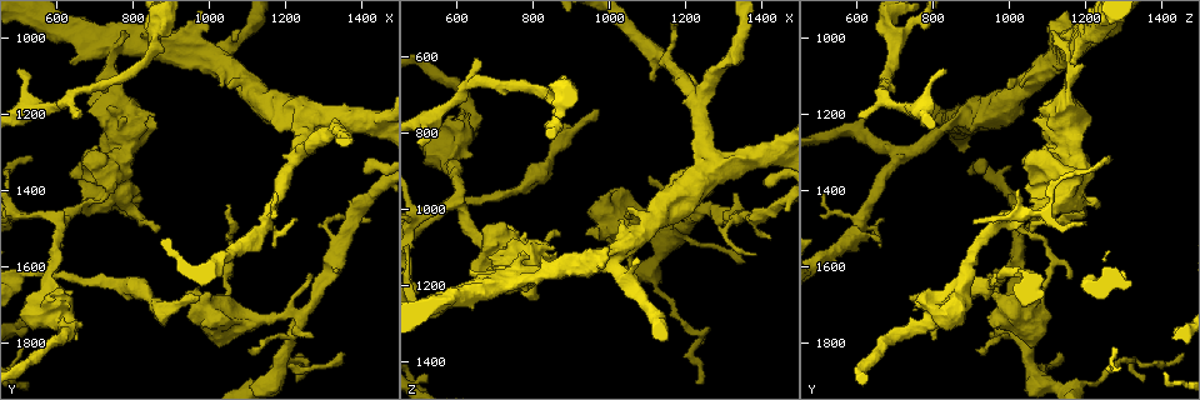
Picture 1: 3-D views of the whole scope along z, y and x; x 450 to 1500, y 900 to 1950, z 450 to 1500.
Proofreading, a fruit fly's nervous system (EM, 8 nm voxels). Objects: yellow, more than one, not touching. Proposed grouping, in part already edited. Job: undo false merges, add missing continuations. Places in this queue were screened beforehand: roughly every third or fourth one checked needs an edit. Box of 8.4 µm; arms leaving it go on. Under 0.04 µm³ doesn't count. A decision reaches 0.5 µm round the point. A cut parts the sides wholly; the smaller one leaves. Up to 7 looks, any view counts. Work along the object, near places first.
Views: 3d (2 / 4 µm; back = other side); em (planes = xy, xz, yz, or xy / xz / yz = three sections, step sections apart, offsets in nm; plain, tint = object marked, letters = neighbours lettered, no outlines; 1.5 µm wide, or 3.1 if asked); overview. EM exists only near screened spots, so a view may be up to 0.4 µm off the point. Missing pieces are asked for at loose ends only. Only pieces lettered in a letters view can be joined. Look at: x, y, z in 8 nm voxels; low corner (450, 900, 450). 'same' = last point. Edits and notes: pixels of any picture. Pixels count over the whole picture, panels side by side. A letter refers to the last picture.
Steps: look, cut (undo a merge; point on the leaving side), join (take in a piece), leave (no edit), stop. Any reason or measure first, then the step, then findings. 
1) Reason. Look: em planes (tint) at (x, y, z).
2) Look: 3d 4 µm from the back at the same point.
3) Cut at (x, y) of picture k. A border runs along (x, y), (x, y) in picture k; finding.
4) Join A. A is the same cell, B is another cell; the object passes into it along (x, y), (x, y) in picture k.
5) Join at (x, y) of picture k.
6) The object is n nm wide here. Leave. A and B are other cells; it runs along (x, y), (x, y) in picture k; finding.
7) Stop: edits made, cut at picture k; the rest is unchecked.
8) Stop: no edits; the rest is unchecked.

Sudden change in width. Look: 3d 2 µm at (755, 1030, 1155).

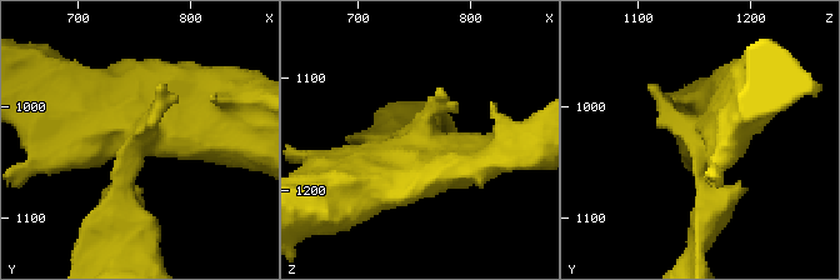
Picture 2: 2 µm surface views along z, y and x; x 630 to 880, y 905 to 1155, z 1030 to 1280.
Look: em xz step 8 (tint) at (754, 1030, 1162).

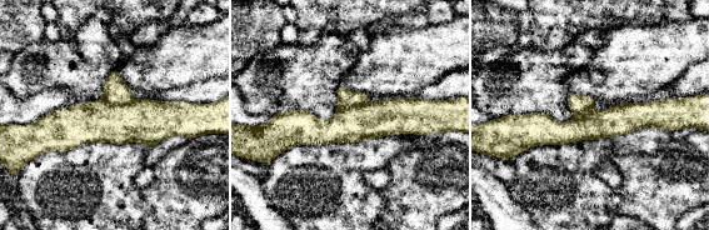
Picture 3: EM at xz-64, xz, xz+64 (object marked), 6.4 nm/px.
Another direction. Look: em xy step 8 (letters) at the same point.

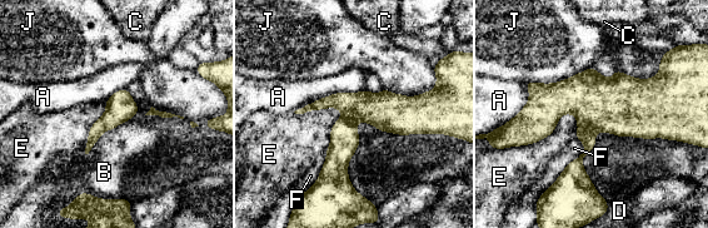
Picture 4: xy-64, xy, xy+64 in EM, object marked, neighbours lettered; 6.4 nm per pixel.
The object is 190 nm wide here. Cut at (588, 138) of picture 4. A, B, C, D, E, F and J are other cells; a border runs along (578, 128), (586, 128), (596, 133) in picture 4; a second cell is stuck on.

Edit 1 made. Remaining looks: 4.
Look: overview.

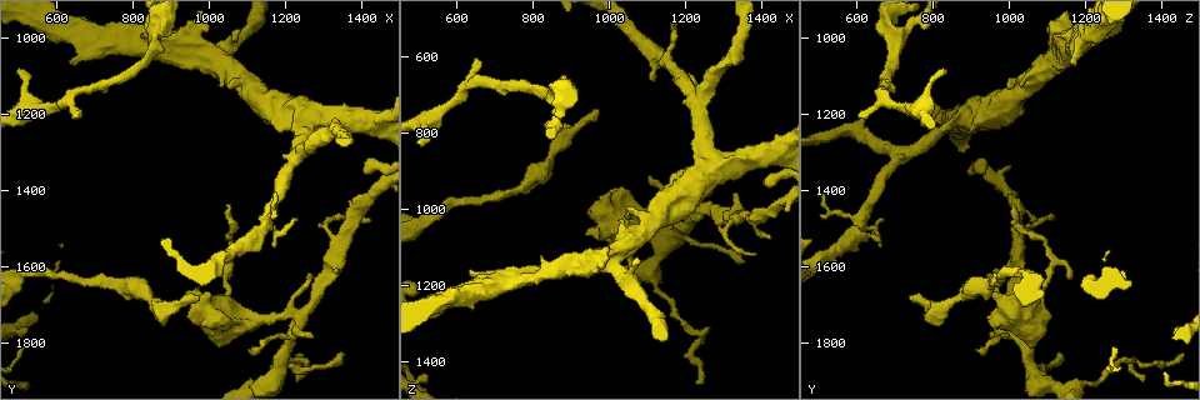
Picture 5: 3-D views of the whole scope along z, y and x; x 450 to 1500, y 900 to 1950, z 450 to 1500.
Arms part here. Look: 3d 4 µm at (855, 1015, 710).

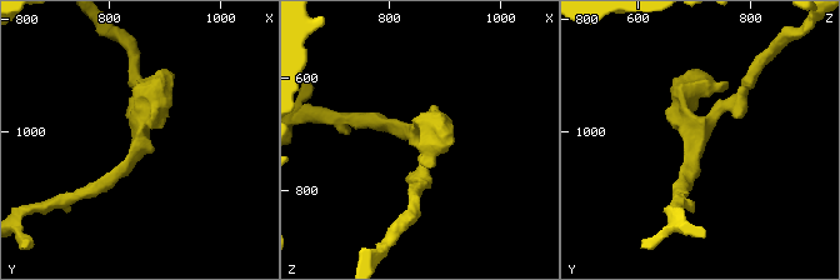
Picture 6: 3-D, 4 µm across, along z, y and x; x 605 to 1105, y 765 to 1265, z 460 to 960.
3 arms meet here; the arms are 190, 200, 340 nm wide. Look: em planes (plain) at (855, 1020, 700).

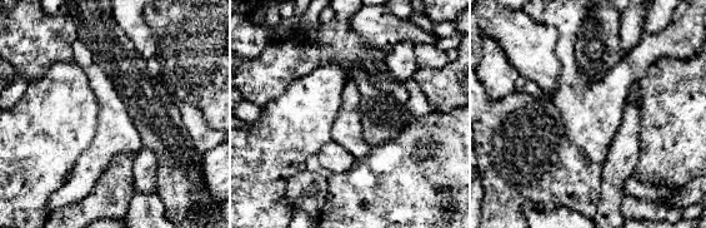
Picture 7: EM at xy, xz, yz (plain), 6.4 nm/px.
See the neighbours. Look: em planes (letters) at the same point.

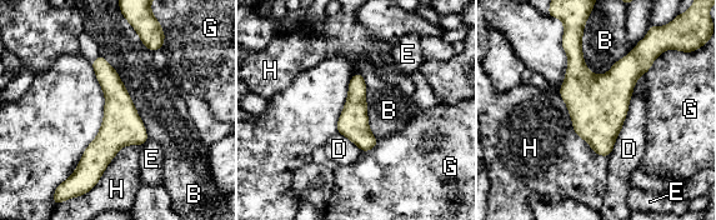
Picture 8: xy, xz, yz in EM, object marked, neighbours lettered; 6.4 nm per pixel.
The longest contact is with B, 650 nm. Leave. B, D, E, G and H are other cells; it runs along (101, 60), (114, 134), (78, 184) in picture 8; continuous, no second cell.

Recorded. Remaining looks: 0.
Stop: edits made, cut at picture 4; the rest is unchecked.

